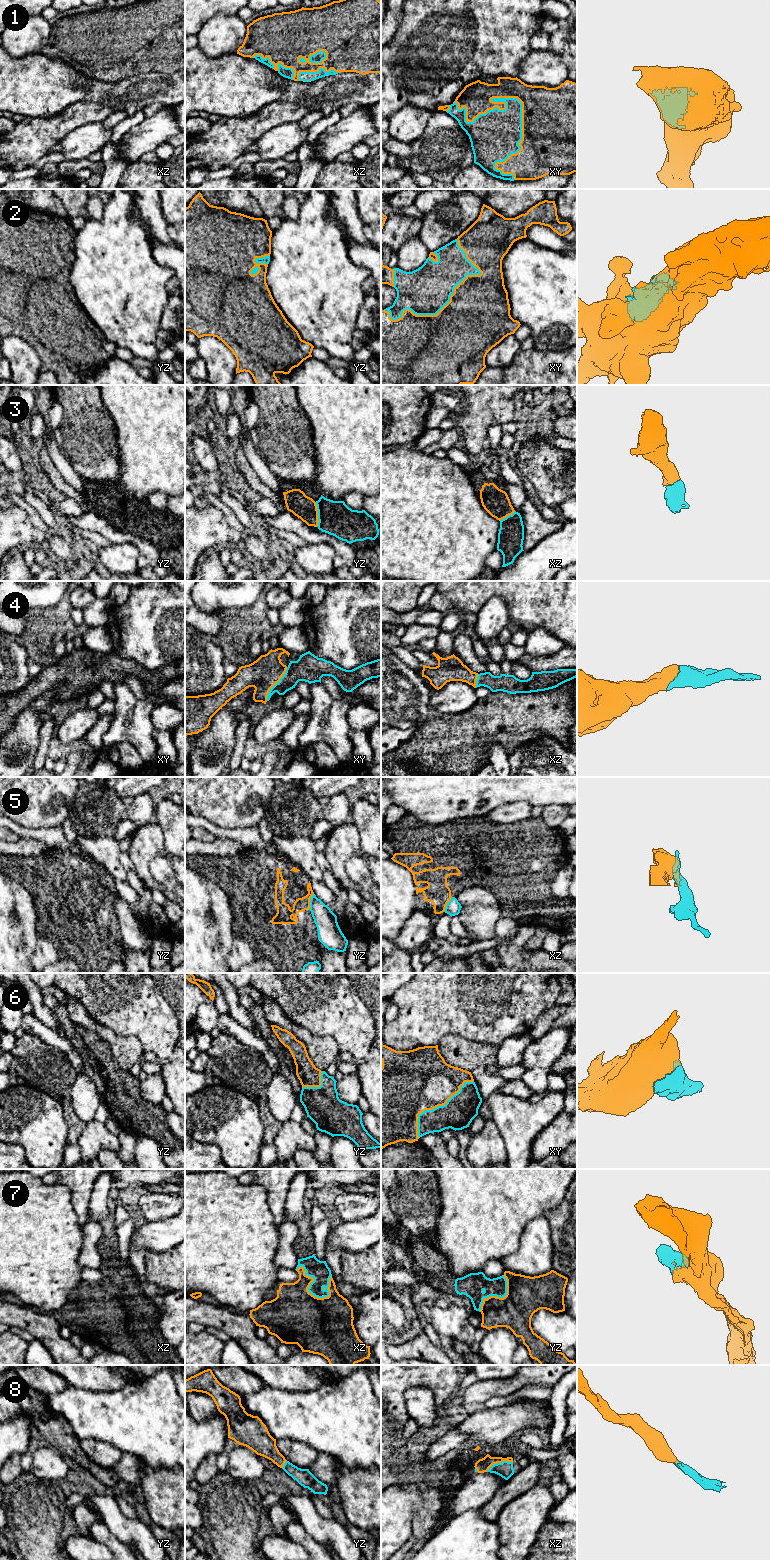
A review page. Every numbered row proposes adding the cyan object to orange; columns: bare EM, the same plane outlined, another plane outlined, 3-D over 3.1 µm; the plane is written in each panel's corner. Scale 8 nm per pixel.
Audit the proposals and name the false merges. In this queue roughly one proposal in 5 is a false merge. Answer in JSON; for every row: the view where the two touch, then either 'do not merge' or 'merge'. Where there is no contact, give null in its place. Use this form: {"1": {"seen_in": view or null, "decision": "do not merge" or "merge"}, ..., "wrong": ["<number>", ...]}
{"1": {"seen_in": "xy", "decision": "merge"}, "2": {"seen_in": "xy", "decision": "merge"}, "3": {"seen_in": "yz", "decision": "merge"}, "4": {"seen_in": "xy", "decision": "merge"}, "5": {"seen_in": "yz", "decision": "do not merge"}, "6": {"seen_in": "xy", "decision": "merge"}, "7": {"seen_in": "xz", "decision": "merge"}, "8": {"seen_in": "xz", "decision": "merge"}, "wrong": ["5"]}

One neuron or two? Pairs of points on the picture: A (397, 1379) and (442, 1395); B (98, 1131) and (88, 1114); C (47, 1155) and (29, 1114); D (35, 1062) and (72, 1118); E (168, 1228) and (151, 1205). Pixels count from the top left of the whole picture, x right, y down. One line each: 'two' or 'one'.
A: one
B: two
C: one
D: one
E: two

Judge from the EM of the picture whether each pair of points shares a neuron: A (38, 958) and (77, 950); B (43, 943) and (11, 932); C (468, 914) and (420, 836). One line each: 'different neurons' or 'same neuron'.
A: different neurons
B: different neurons
C: different neurons

